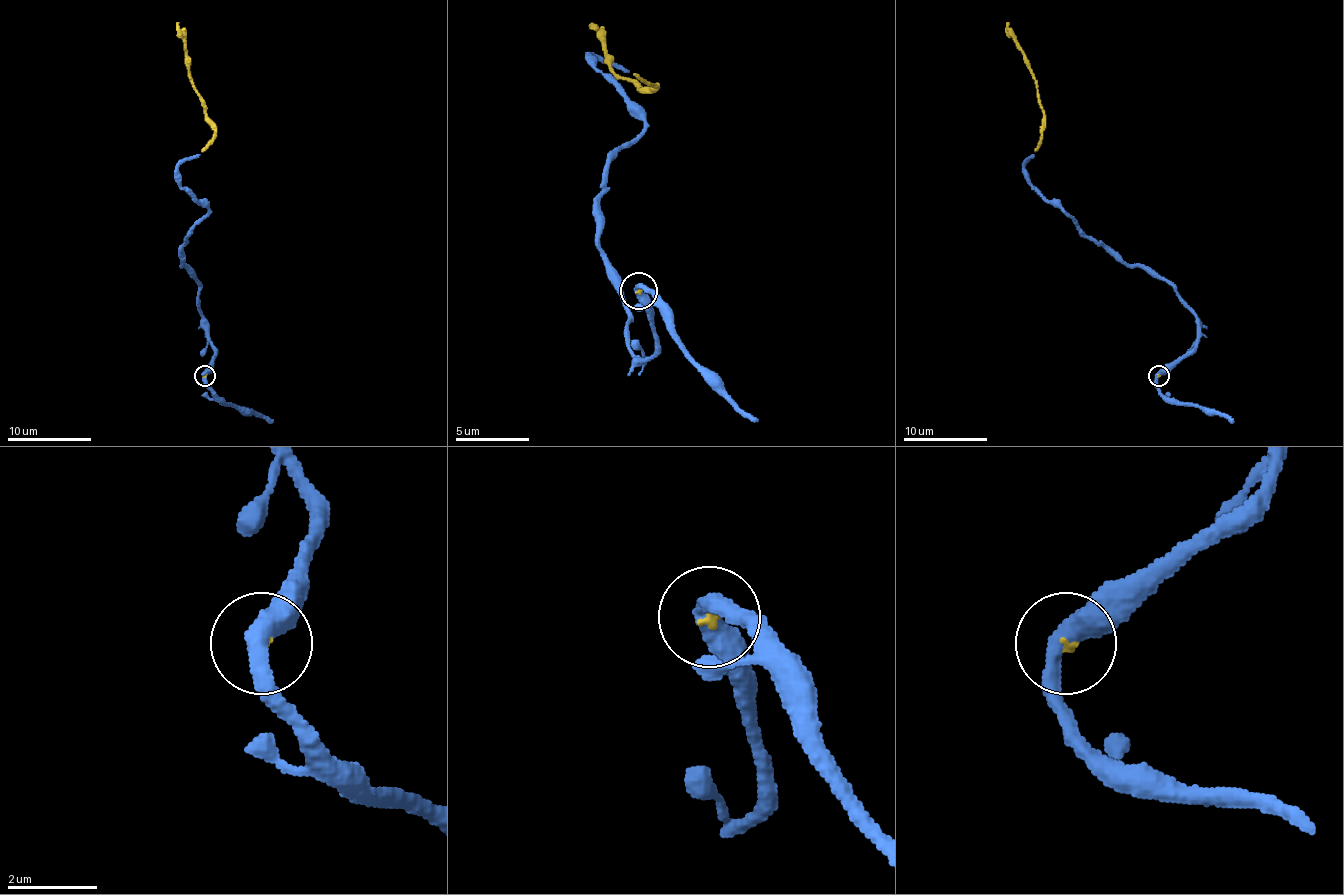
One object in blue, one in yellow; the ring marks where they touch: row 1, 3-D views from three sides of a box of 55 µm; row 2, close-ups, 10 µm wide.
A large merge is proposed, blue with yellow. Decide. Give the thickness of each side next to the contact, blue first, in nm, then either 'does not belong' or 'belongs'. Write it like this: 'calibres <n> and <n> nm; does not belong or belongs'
calibres 440 and 80 nm; belongs

